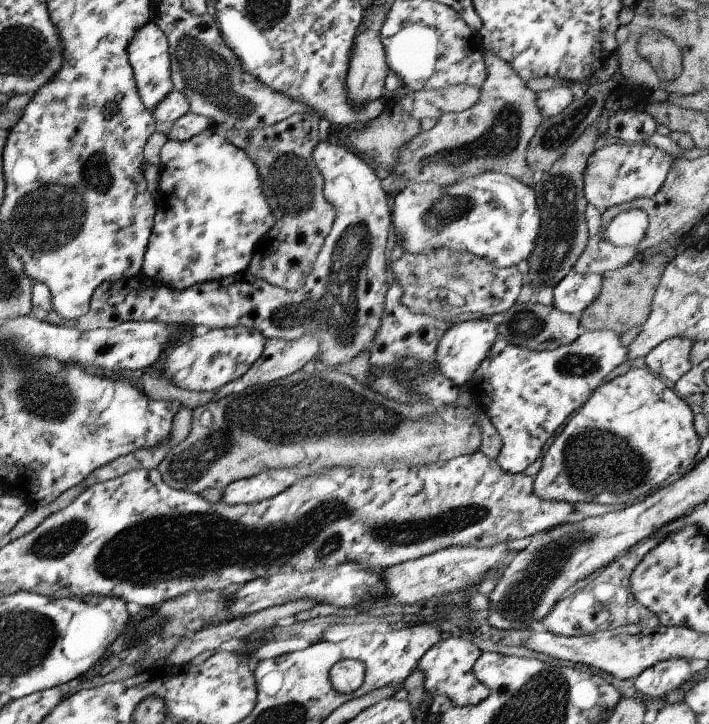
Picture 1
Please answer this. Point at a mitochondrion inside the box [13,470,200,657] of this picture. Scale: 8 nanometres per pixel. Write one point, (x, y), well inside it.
(52, 544)

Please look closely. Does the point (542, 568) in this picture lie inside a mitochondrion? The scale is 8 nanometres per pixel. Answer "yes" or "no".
yes

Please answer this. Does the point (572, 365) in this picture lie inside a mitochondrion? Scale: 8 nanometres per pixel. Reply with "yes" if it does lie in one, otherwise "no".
yes

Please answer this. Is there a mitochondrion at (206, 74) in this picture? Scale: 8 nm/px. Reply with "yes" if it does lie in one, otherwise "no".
yes

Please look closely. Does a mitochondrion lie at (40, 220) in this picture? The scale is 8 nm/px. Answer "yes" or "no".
yes

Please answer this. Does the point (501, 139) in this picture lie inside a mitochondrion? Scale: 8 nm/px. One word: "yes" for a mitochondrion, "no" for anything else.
yes

